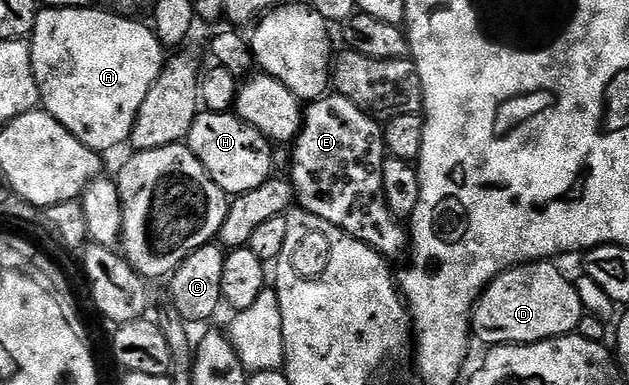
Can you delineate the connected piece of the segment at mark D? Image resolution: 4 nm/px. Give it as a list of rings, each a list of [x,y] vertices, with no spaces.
[[[554,262],[522,264],[501,272],[482,292],[470,318],[475,341],[485,346],[535,344],[571,335],[584,314],[575,281],[569,280]]]

